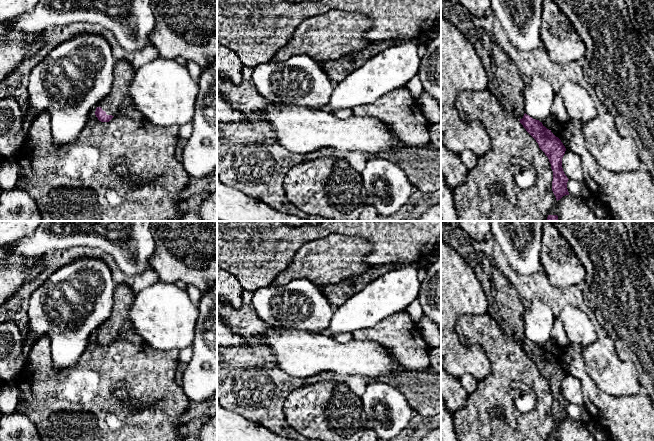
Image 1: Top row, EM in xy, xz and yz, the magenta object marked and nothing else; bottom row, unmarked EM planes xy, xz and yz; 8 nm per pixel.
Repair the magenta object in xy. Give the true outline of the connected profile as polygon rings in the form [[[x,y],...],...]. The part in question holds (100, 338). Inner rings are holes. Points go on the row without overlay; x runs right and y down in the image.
[[[121,284],[113,294],[113,308],[108,319],[97,329],[95,339],[101,346],[109,346],[114,340],[122,338],[134,344],[143,343],[130,322],[130,307],[135,293],[130,285]]]

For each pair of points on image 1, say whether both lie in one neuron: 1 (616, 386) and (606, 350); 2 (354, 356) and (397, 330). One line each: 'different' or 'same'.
1: same
2: different

